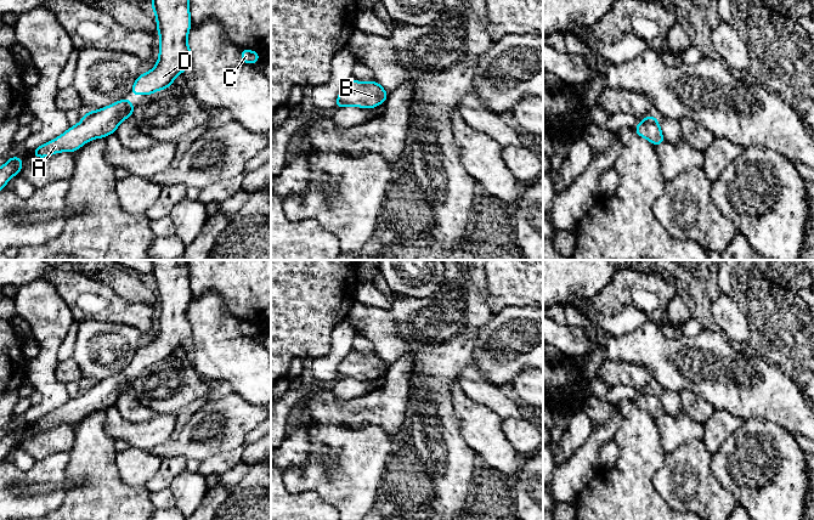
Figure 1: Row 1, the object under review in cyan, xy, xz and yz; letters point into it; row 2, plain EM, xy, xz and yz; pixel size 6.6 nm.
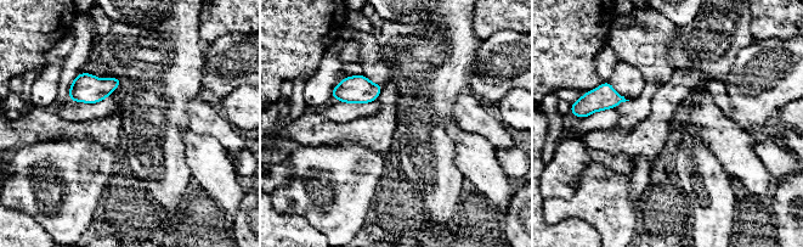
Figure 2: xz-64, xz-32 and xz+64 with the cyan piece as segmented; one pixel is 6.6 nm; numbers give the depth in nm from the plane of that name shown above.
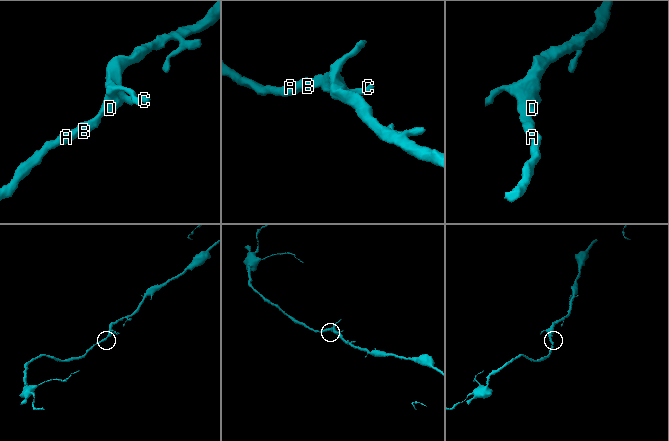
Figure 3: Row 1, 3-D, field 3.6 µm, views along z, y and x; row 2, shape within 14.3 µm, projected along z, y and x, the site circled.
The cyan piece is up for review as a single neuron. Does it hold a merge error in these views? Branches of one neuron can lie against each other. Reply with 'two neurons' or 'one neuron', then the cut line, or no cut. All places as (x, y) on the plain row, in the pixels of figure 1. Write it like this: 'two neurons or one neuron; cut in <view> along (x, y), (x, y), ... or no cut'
one neuron; no cut

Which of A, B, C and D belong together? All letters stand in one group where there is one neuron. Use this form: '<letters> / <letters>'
A B C D

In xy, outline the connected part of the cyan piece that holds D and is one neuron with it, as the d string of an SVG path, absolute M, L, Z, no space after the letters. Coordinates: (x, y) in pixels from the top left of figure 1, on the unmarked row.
M153 260L151 278L160 309L159 330L148 345L135 352L131 367L151 367L173 358L176 347L192 339L192 324L187 316L192 292L187 260Z

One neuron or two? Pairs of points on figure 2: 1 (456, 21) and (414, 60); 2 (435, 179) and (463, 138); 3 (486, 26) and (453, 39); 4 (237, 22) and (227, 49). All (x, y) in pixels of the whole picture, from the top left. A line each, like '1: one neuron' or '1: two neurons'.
1: one neuron
2: two neurons
3: two neurons
4: two neurons

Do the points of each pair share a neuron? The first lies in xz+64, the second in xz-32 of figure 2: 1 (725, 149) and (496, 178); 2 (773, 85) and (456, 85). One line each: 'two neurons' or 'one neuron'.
1: one neuron
2: two neurons

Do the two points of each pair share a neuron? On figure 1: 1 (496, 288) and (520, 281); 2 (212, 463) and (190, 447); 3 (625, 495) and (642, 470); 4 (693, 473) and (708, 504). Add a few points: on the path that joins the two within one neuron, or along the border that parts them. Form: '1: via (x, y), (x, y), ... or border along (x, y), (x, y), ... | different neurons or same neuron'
1: via (502, 288), (506, 288), (514, 281) | same neuron
2: border along (232, 448), (214, 453), (199, 463) | different neurons
3: via (627, 489), (636, 476) | same neuron
4: via (693, 480), (693, 486), (704, 497) | same neuron

